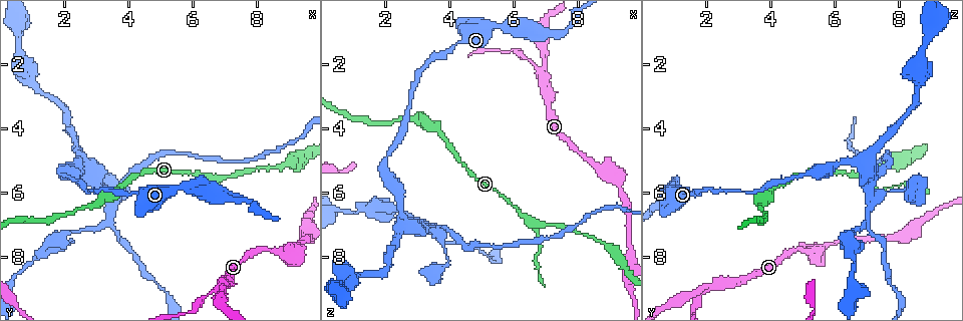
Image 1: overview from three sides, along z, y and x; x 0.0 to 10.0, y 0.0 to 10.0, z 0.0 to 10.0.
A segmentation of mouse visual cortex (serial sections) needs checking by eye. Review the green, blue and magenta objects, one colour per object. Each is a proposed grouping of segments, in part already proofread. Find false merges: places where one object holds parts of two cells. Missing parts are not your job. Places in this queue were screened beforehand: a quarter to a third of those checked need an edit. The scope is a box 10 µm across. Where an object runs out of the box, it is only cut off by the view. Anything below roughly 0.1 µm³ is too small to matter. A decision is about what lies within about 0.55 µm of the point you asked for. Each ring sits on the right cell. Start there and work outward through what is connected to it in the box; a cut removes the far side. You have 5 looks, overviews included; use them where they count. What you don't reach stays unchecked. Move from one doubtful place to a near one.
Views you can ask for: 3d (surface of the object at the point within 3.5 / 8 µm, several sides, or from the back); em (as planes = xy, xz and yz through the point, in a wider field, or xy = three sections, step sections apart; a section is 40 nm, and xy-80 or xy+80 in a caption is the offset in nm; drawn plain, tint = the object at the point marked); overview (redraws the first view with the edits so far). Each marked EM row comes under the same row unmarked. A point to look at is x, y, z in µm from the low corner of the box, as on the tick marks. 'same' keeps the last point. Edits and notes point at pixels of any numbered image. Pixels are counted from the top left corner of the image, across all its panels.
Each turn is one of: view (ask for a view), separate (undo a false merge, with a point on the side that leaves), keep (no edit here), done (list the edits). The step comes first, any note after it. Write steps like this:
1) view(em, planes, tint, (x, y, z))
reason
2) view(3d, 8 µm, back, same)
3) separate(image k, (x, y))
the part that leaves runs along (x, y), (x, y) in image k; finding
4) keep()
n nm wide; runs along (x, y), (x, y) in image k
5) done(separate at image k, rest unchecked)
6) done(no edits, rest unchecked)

view(3d, 3.5 µm, (6.85, 9.00, 2.30))
a narrow waist

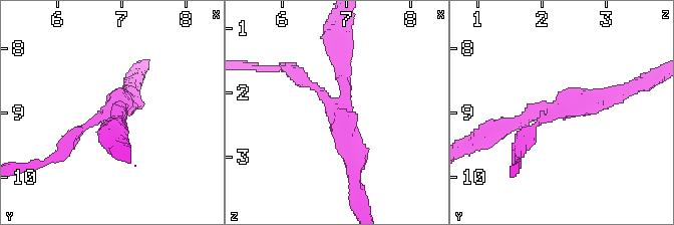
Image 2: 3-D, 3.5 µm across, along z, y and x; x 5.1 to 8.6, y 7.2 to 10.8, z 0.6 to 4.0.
view(em, planes, tint, (6.85, 8.95, 2.30))
3 arms; arms of 150, 200, 250 nm; shape alone is not enough

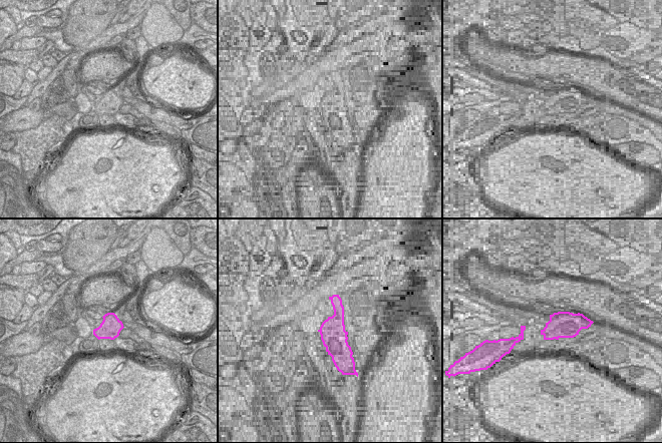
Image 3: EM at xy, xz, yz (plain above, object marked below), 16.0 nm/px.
keep()
runs along (615, 93), (538, 108), (499, 128) in image 2; continuous, no second cell

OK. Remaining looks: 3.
view(3d, 3.5 µm, (3.50, 6.30, 7.15))
abrupt turn

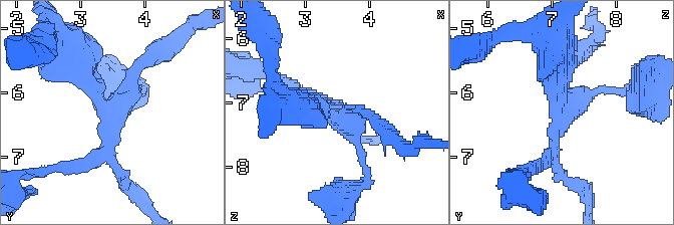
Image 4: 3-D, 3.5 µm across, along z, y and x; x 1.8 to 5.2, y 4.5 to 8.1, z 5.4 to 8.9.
view(em, xy, step 3, tint, (3.45, 6.25, 7.25))
4 arms; arms of 150, 150, 150, 350 nm

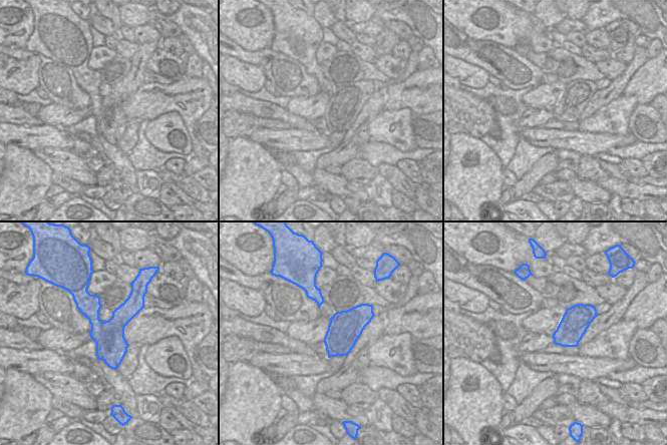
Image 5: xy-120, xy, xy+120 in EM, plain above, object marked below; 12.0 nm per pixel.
separate(image 4, (78, 170))
400 nm wide; a second cell is stuck on

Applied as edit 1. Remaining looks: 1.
done(separate at image 4, rest unchecked)

